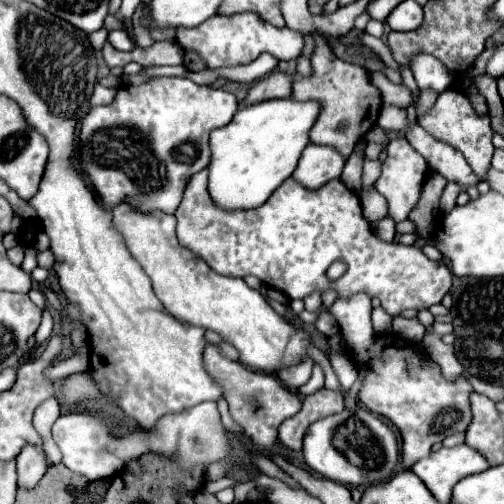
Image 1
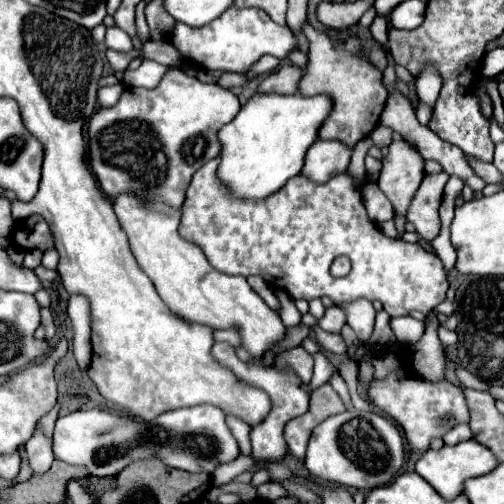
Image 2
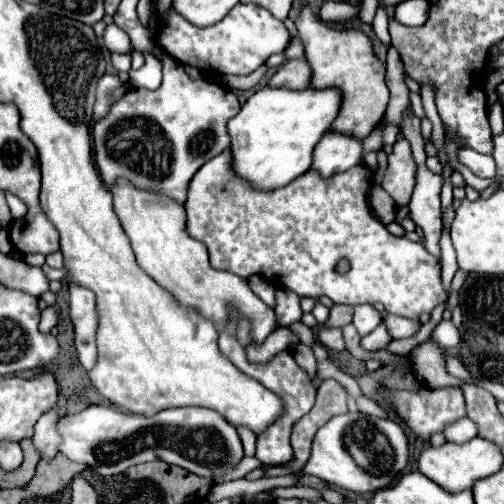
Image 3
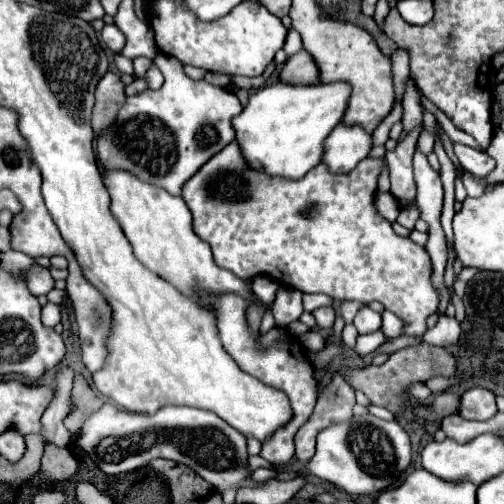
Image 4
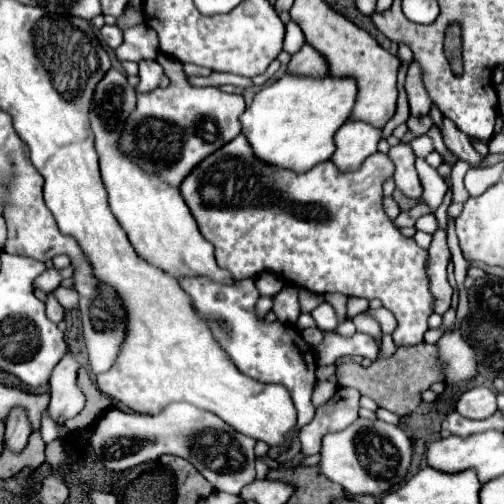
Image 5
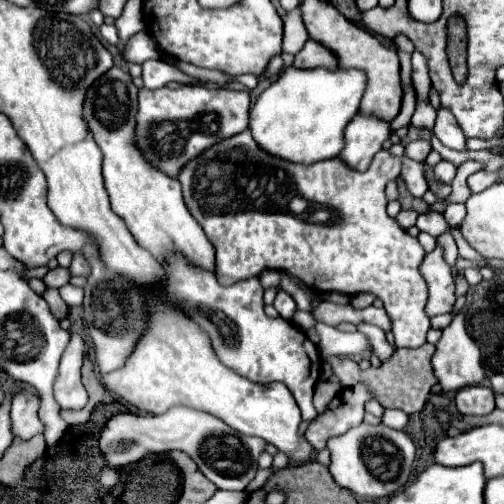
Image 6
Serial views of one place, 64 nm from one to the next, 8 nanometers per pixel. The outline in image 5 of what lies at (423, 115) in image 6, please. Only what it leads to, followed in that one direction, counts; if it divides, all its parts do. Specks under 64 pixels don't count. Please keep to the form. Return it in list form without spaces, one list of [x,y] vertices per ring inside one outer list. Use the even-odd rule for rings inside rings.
[[[430,116],[410,118],[406,124],[408,124],[408,130],[410,130],[414,136],[420,136],[420,134],[426,134],[426,132],[428,132],[428,128],[432,126],[432,118],[430,118]]]

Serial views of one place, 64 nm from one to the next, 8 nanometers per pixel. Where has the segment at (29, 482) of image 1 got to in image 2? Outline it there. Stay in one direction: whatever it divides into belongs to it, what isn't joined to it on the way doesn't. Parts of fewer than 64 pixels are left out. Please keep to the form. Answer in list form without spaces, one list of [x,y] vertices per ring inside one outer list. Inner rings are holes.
[[[36,428],[36,434],[32,436],[32,440],[28,440],[28,444],[26,444],[26,458],[28,458],[30,470],[34,476],[44,474],[54,460],[52,444],[38,428]]]

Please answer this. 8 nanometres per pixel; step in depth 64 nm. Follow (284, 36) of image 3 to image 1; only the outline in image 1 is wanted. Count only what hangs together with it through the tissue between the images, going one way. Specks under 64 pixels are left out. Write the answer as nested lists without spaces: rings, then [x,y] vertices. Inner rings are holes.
[[[242,12],[234,16],[212,16],[208,22],[202,22],[196,28],[184,28],[176,34],[178,44],[184,50],[198,52],[208,68],[222,68],[222,66],[238,66],[250,64],[262,52],[274,54],[278,60],[294,60],[302,54],[304,48],[304,34],[290,28],[276,28],[252,12]]]

